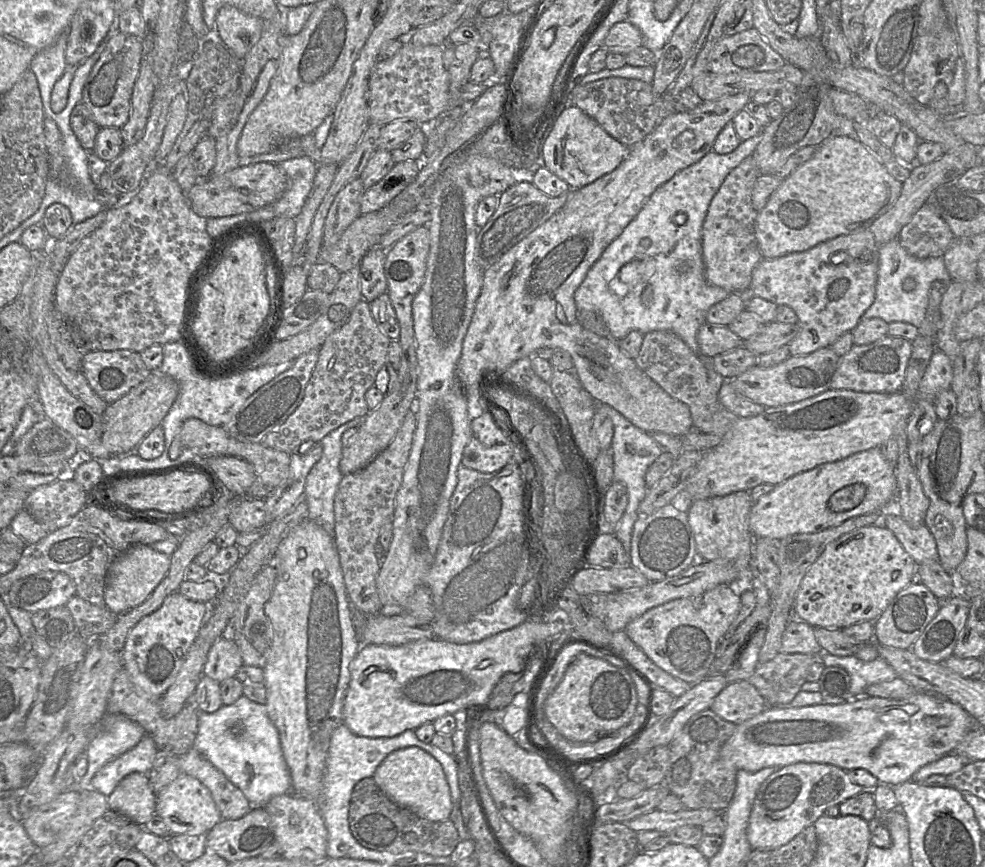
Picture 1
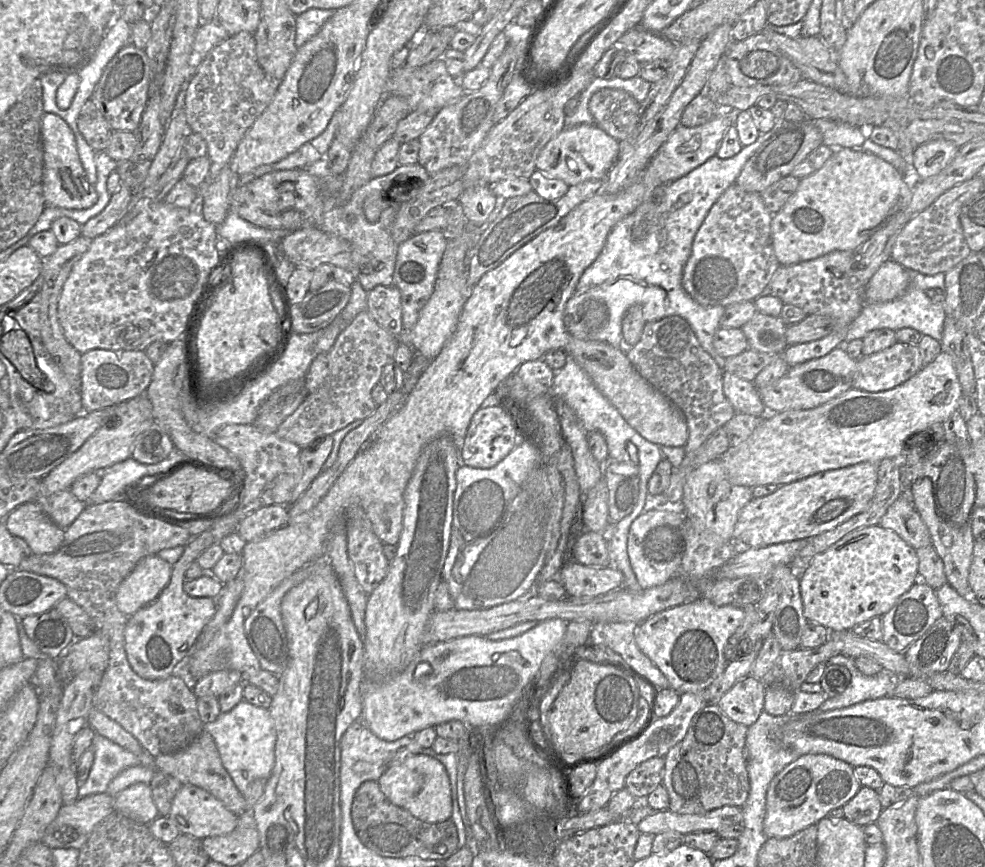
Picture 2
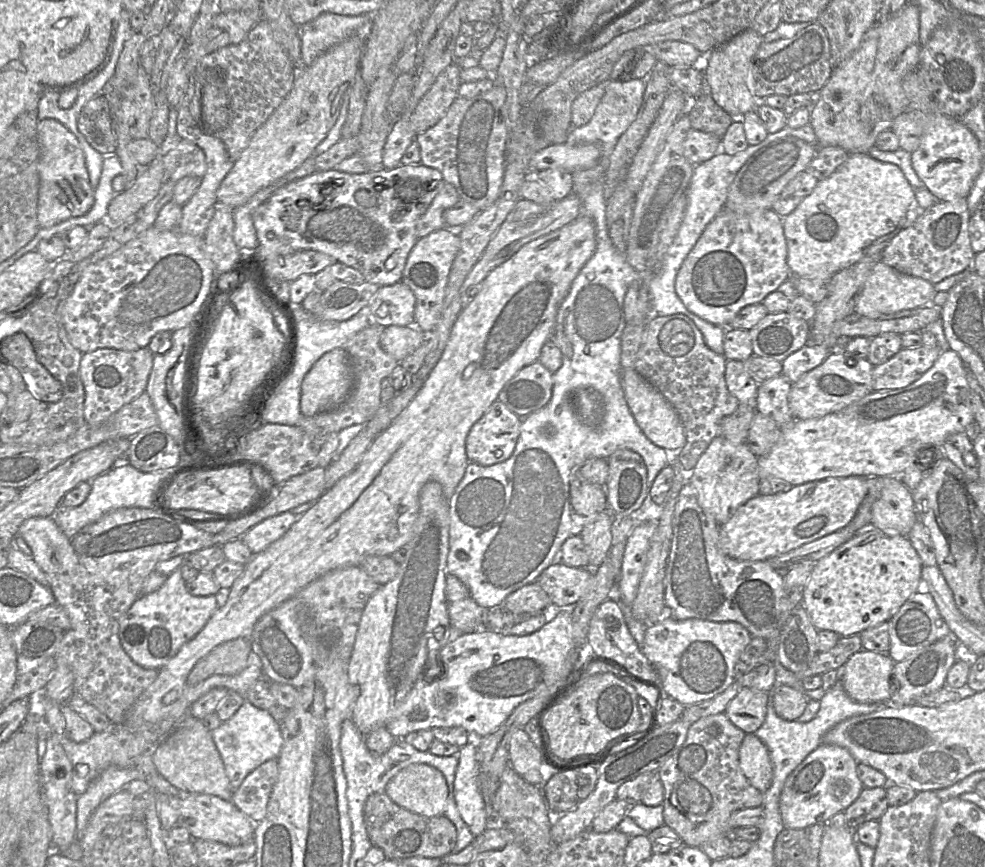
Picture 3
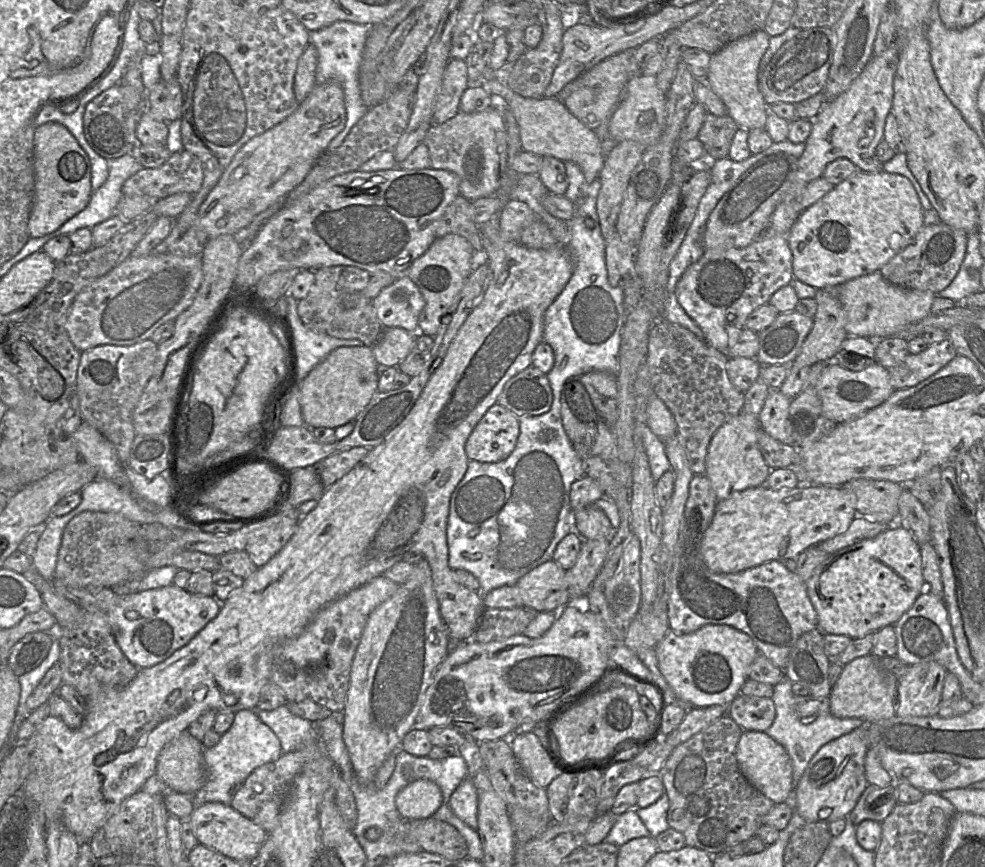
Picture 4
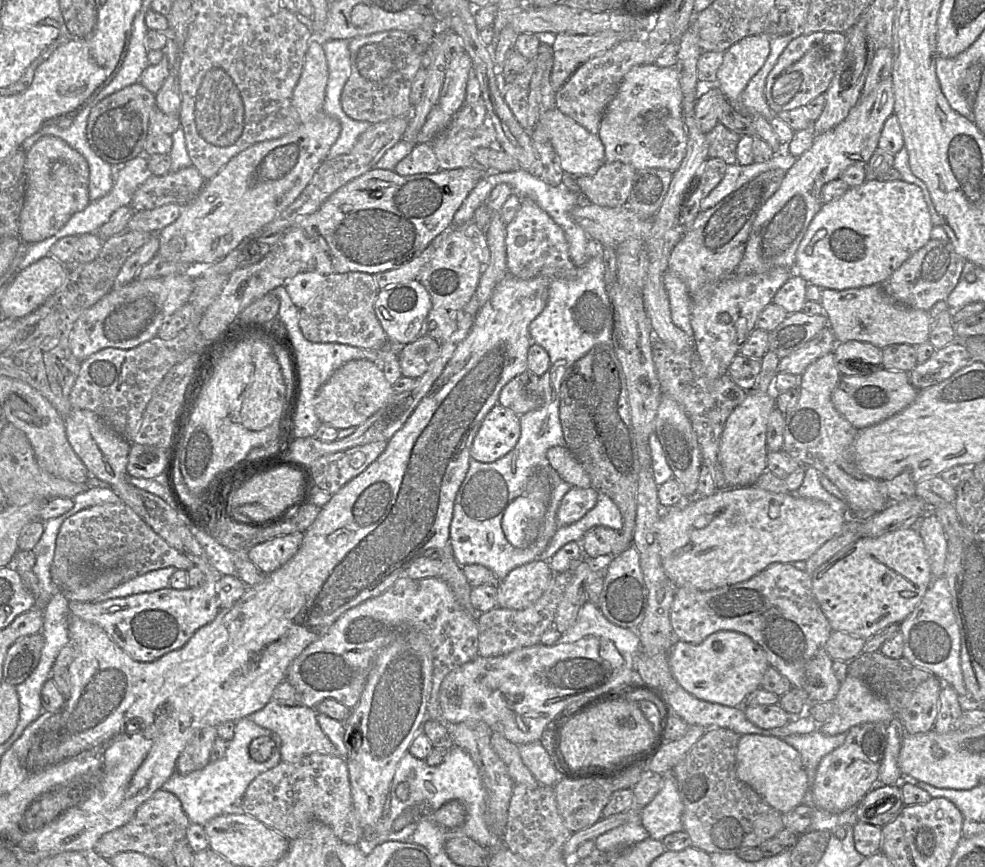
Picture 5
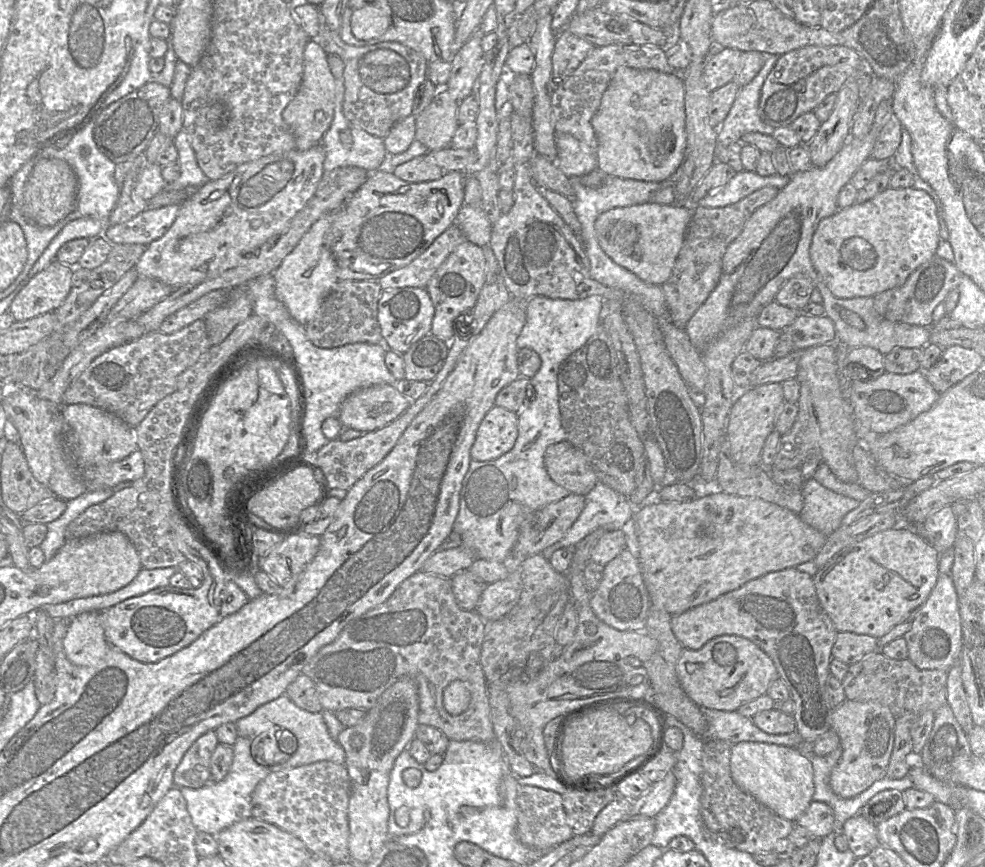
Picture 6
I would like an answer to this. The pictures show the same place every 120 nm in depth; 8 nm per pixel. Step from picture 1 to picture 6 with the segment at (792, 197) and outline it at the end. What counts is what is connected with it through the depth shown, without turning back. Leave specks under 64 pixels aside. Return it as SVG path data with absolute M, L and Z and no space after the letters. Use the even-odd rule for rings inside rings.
M914 187L906 188L886 188L881 193L877 194L872 199L863 203L853 203L847 208L839 208L833 215L823 218L812 237L810 245L810 258L812 264L826 283L830 291L838 298L855 298L855 297L874 297L883 291L893 289L901 286L912 272L919 266L929 261L934 255L940 242L940 225L937 216L937 207L935 201L924 190L916 189Z

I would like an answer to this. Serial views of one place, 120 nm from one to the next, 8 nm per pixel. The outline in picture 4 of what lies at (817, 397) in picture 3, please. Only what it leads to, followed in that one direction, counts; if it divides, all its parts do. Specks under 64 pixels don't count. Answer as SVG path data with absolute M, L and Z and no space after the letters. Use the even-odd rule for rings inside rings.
M830 363L817 383L817 394L823 415L839 424L848 422L881 405L895 391L889 381L888 369L875 363L861 371L851 371Z

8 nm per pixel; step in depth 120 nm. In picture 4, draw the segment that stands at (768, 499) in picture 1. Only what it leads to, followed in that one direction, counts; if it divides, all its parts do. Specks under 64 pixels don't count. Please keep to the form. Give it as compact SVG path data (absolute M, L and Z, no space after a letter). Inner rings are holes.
M799 484L798 487L792 489L781 489L778 491L769 489L766 486L748 488L743 491L731 493L725 500L717 501L713 519L703 534L700 552L705 565L710 571L725 574L738 573L769 561L785 561L792 558L795 559L806 549L833 538L838 534L844 533L857 515L856 497L851 491L843 487Z

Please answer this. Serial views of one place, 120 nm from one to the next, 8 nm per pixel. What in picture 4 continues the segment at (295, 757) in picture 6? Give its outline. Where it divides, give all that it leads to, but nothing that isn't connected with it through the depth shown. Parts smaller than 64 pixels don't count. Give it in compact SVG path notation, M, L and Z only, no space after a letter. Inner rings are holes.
M285 704L274 710L257 710L256 713L277 735L284 753L319 742L314 723L293 714Z

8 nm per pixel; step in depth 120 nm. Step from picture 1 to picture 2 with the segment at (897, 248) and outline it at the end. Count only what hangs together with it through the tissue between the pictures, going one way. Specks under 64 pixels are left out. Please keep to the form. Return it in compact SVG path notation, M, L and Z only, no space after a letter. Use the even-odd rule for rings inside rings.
M907 270L910 273L910 285L903 295L894 300L879 303L865 303L860 315L849 326L843 344L855 339L863 339L865 335L875 329L888 328L897 331L901 328L912 328L922 335L928 335L941 342L945 310L944 301L935 302L926 294L928 289L942 289L945 299L945 273L925 275L915 270Z

